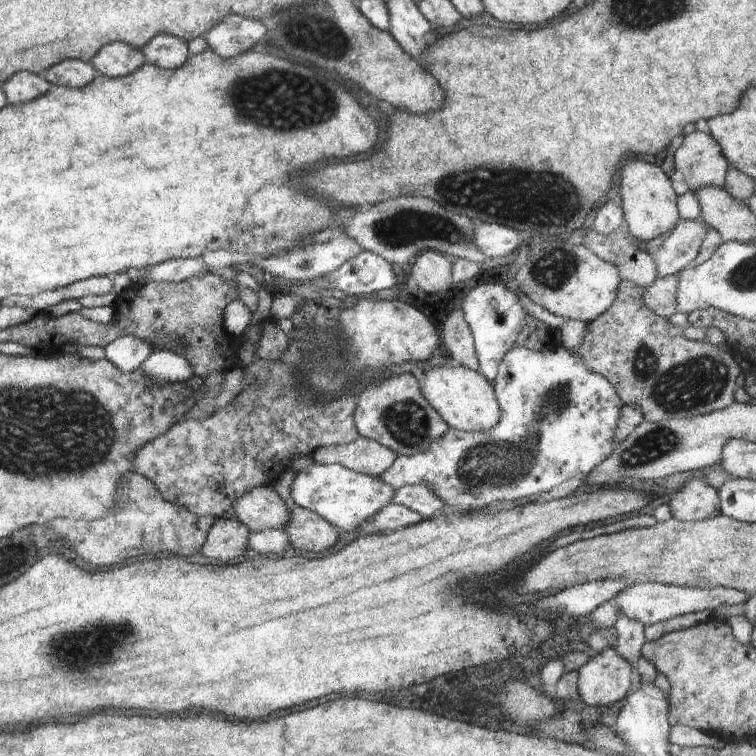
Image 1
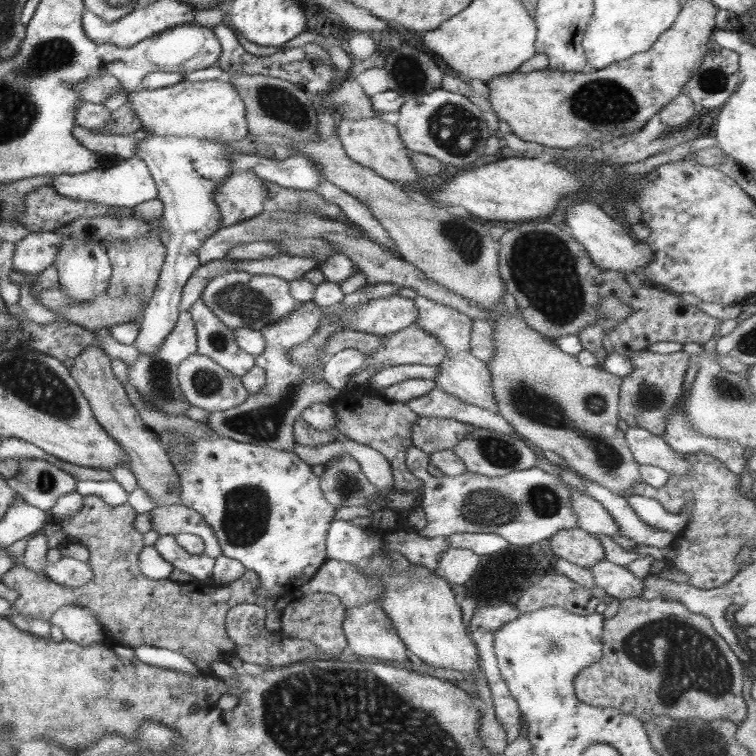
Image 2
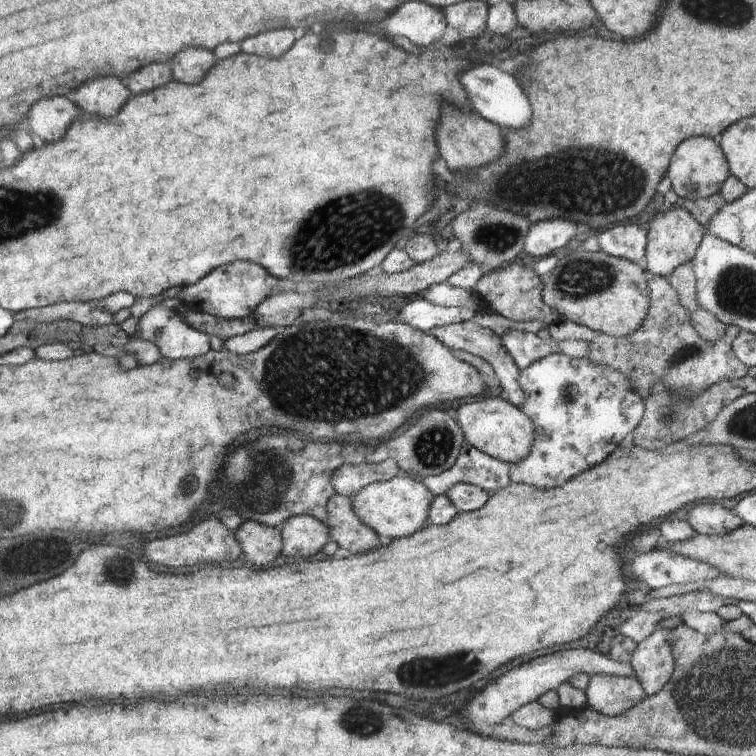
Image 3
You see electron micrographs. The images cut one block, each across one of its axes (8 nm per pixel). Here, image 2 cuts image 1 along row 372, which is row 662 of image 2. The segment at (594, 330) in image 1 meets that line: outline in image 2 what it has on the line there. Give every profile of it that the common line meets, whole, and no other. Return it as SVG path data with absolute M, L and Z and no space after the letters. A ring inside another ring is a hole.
M656 598L652 602L638 602L632 608L620 608L618 614L604 619L603 646L600 660L581 670L574 679L578 700L590 706L620 709L634 715L642 724L656 715L682 720L698 718L702 722L725 718L736 724L746 718L741 660L713 629L709 618L688 610L681 602Z

